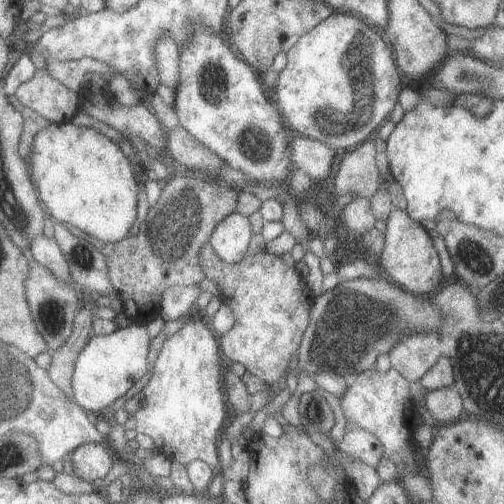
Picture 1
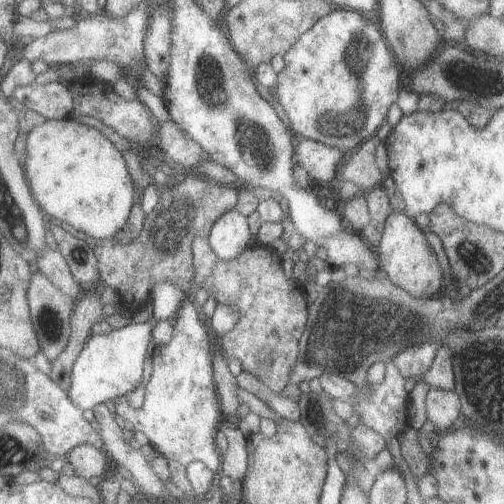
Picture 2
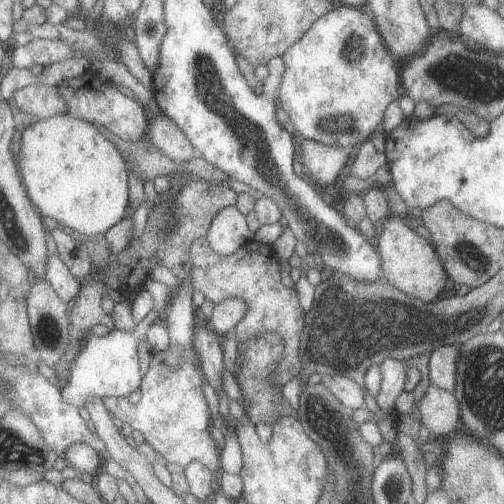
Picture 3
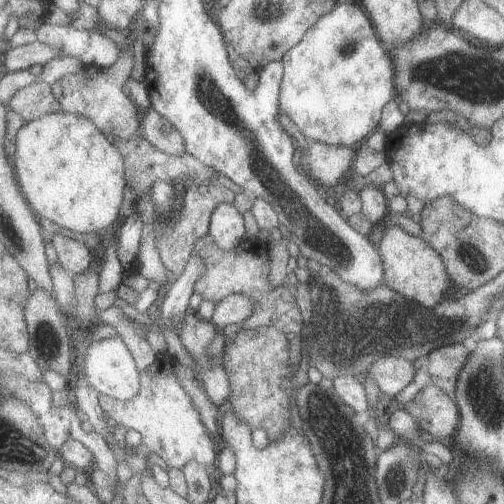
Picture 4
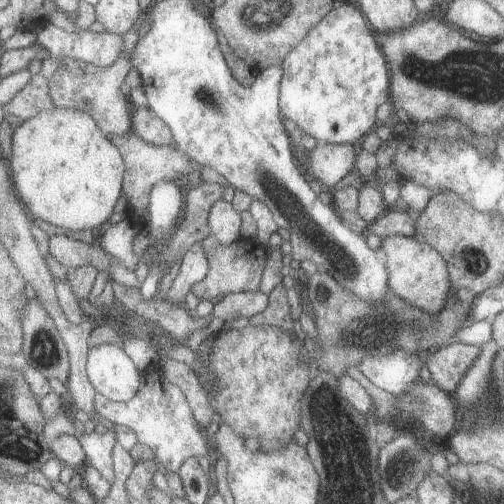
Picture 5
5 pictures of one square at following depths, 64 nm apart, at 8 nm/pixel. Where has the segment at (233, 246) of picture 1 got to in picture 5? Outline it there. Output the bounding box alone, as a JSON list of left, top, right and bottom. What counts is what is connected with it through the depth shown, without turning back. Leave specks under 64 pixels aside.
[211,200,243,246]

